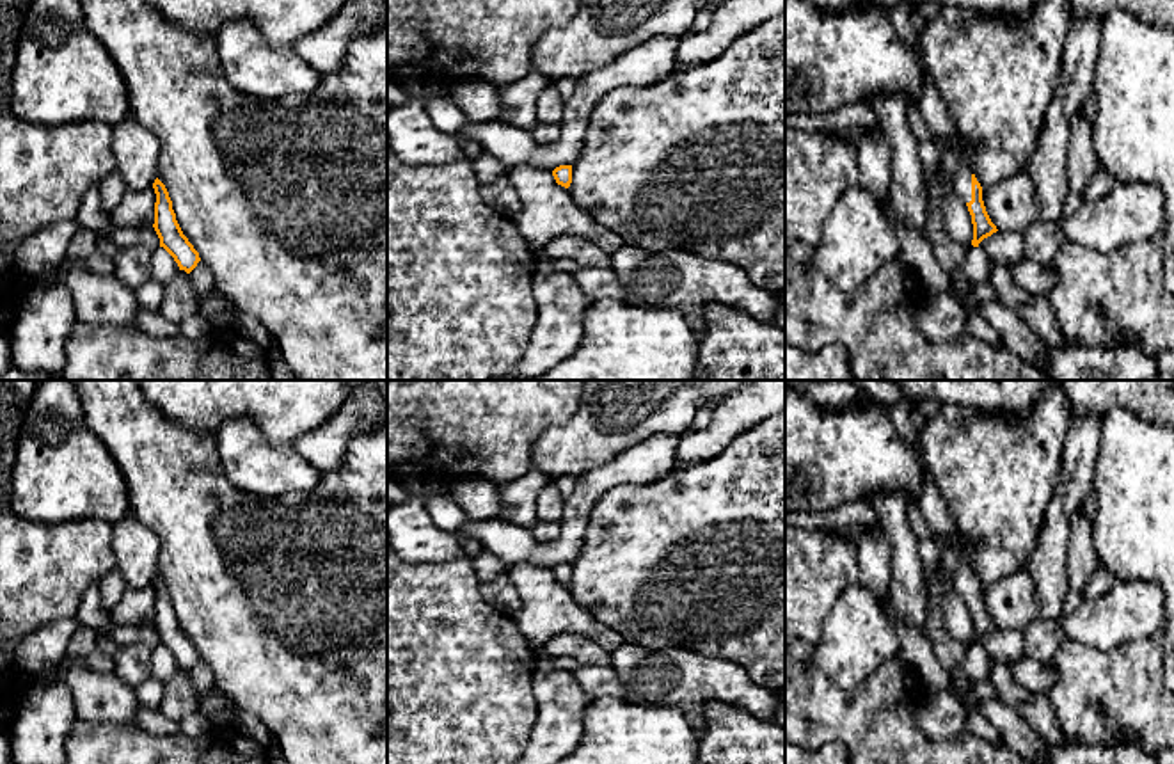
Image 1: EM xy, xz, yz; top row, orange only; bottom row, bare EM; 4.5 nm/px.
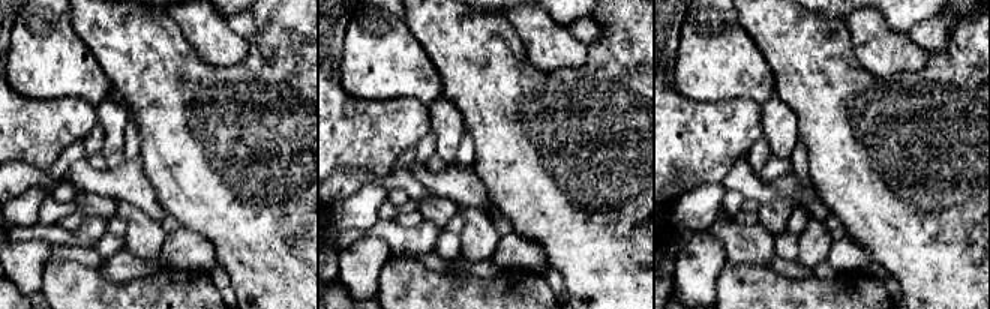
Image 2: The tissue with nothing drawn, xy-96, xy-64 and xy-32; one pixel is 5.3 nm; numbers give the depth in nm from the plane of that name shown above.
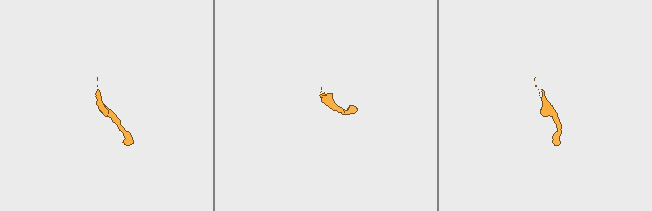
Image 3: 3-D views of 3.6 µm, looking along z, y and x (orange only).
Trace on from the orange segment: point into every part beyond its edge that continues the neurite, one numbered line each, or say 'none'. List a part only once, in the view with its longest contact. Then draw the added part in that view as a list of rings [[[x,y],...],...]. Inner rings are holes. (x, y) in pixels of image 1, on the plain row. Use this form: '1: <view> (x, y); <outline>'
1: yz (929, 500); [[[925,469],[925,481],[915,492],[915,503],[918,505],[924,519],[936,535],[936,544],[943,554],[943,567],[952,577],[954,590],[964,599],[972,599],[972,569],[963,561],[957,547],[952,542],[956,533],[954,521],[948,513],[947,501],[940,492],[938,485],[932,481],[929,471]]]

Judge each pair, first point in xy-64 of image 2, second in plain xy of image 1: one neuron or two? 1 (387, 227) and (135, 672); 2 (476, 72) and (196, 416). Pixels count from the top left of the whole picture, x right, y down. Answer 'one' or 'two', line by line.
1: two
2: two

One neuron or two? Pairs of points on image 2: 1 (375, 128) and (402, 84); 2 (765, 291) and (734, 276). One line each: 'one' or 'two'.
1: two
2: one

